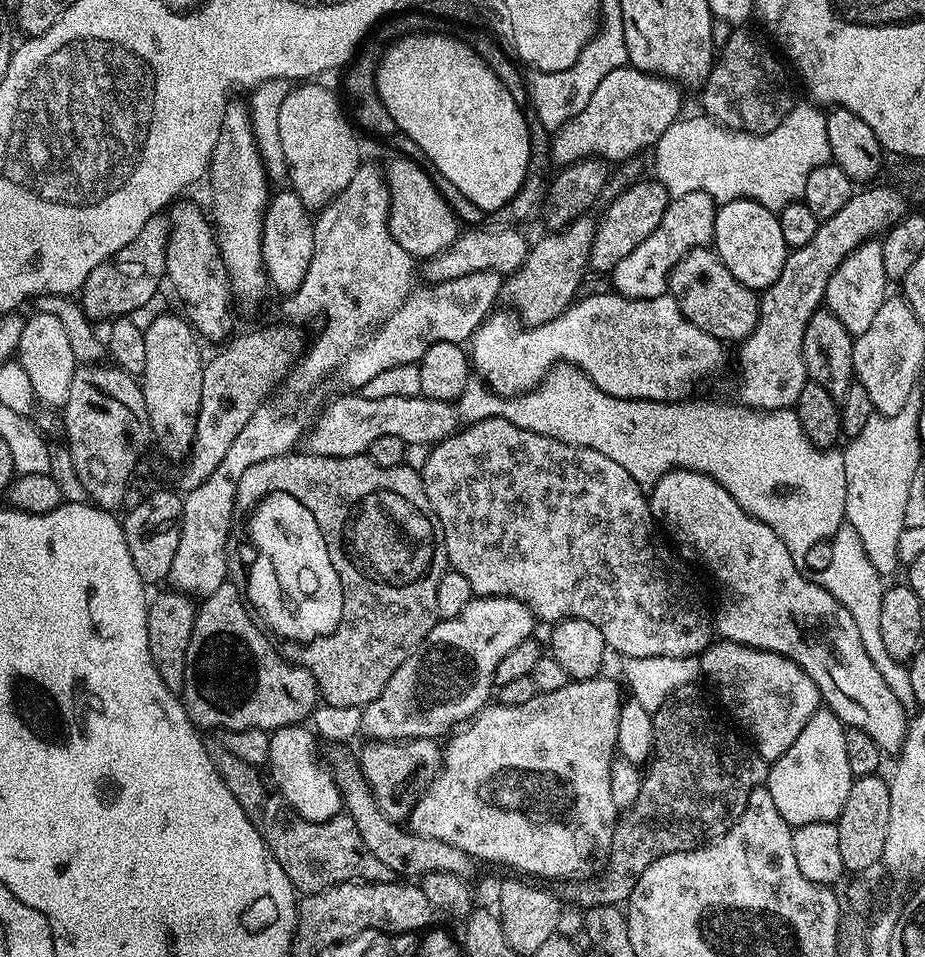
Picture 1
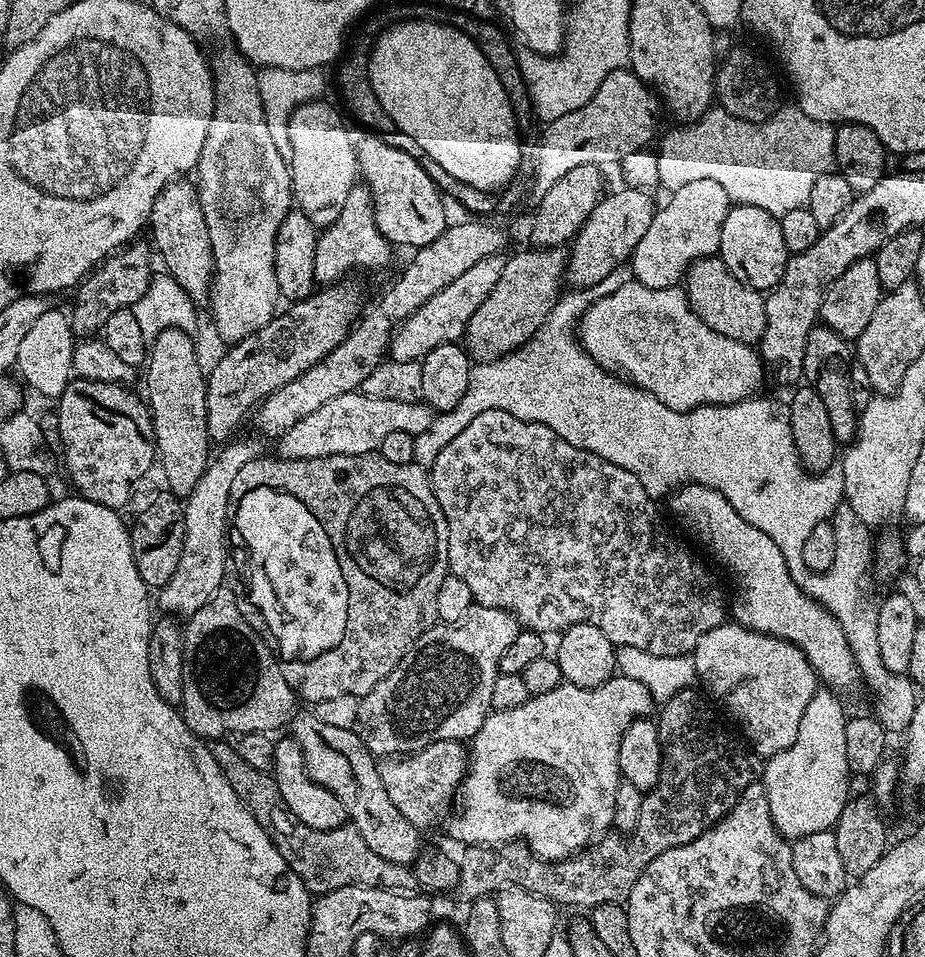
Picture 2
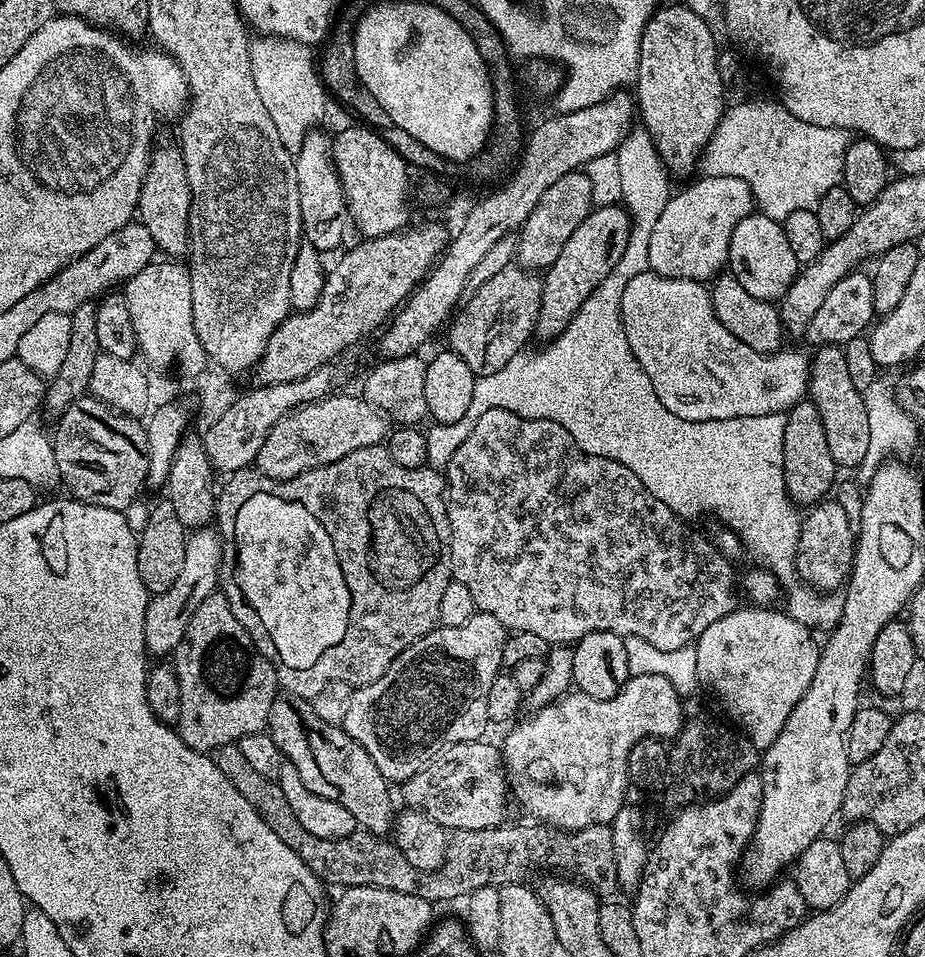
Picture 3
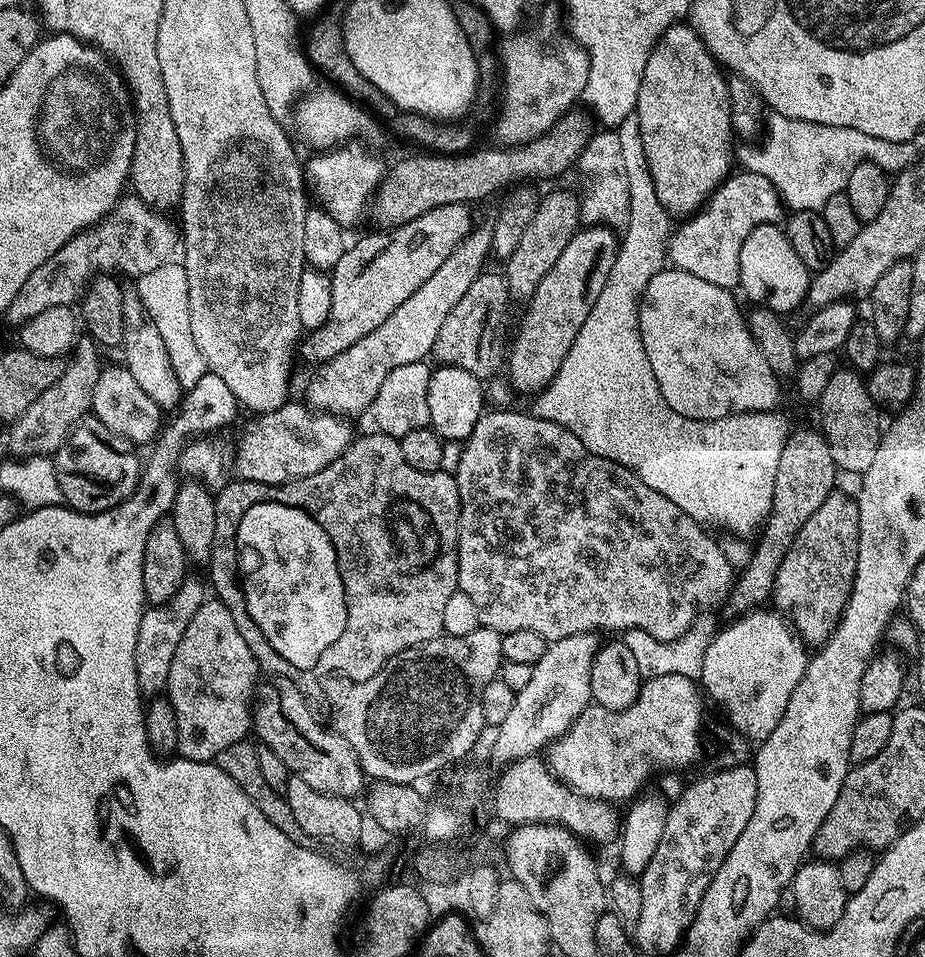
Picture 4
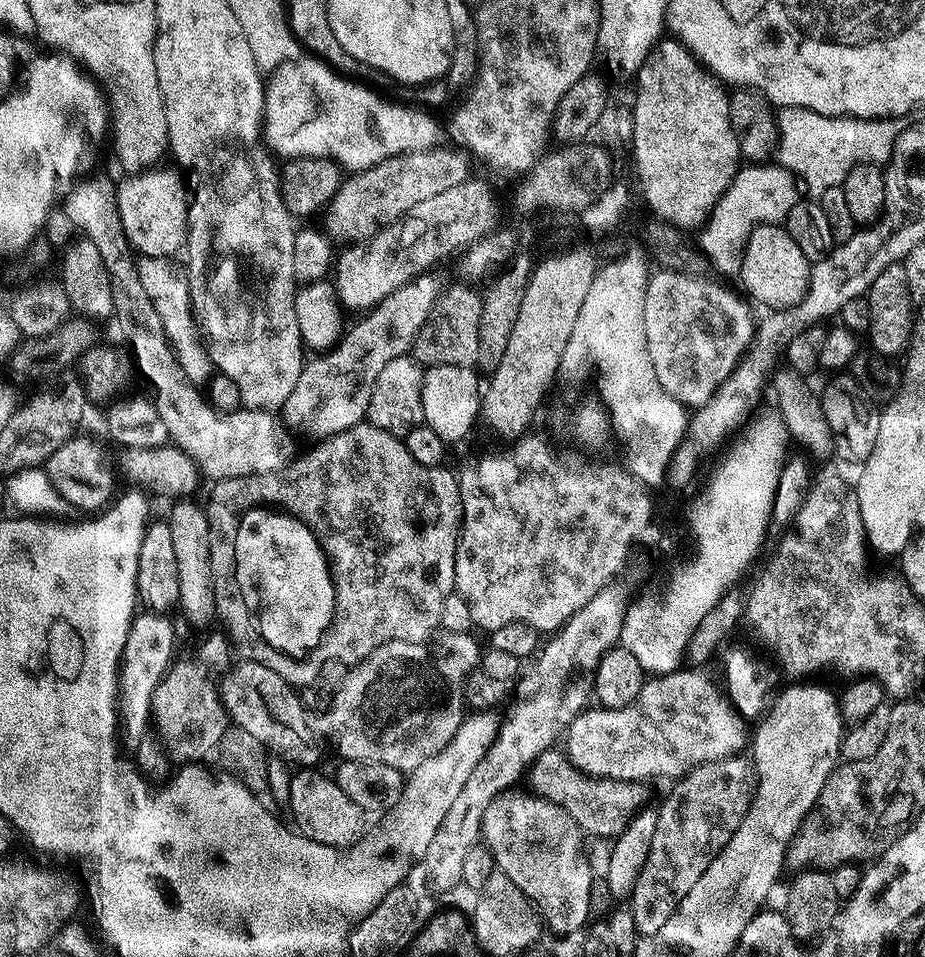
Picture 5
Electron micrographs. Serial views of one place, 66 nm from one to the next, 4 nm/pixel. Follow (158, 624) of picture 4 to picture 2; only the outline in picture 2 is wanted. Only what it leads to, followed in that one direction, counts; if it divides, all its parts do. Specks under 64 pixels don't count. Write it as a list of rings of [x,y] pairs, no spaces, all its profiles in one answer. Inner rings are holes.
[[[229,443],[227,446],[229,448],[224,448],[220,452],[220,457],[213,459],[208,465],[208,469],[205,470],[204,476],[198,482],[198,486],[187,497],[186,503],[184,504],[184,541],[182,542],[182,558],[178,558],[178,570],[174,570],[174,578],[170,578],[170,582],[166,582],[166,586],[159,589],[158,596],[160,596],[160,608],[164,612],[173,612],[176,616],[181,616],[181,618],[187,618],[193,616],[197,610],[202,607],[206,602],[210,602],[210,598],[215,592],[222,587],[225,583],[224,580],[224,567],[228,564],[228,536],[230,540],[230,509],[228,503],[230,502],[230,486],[234,486],[234,474],[238,474],[238,470],[242,470],[242,466],[246,466],[246,462],[257,459],[258,452],[252,444],[232,444]]]

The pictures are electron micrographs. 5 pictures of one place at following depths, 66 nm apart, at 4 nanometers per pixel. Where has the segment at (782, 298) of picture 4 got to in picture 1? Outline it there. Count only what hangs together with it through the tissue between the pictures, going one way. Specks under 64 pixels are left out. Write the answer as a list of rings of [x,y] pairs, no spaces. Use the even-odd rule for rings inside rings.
[[[726,200],[717,207],[712,244],[726,270],[753,290],[763,290],[778,282],[790,251],[786,238],[782,238],[779,215],[753,200]]]

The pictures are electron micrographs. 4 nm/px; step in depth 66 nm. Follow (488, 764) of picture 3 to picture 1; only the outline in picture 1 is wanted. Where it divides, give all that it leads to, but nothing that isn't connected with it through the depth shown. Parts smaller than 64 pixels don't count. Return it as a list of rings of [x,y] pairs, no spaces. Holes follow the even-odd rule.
[[[435,739],[430,740],[373,740],[371,742],[365,743],[365,748],[361,750],[360,756],[358,755],[358,763],[360,765],[360,769],[362,770],[362,774],[366,778],[366,782],[370,786],[370,790],[374,794],[374,798],[378,802],[378,806],[381,808],[384,813],[388,816],[392,817],[393,820],[400,822],[403,821],[406,817],[412,813],[412,805],[416,803],[421,792],[424,791],[425,788],[431,784],[434,777],[436,777],[437,772],[440,770],[440,766],[442,763],[442,748],[439,743]]]

